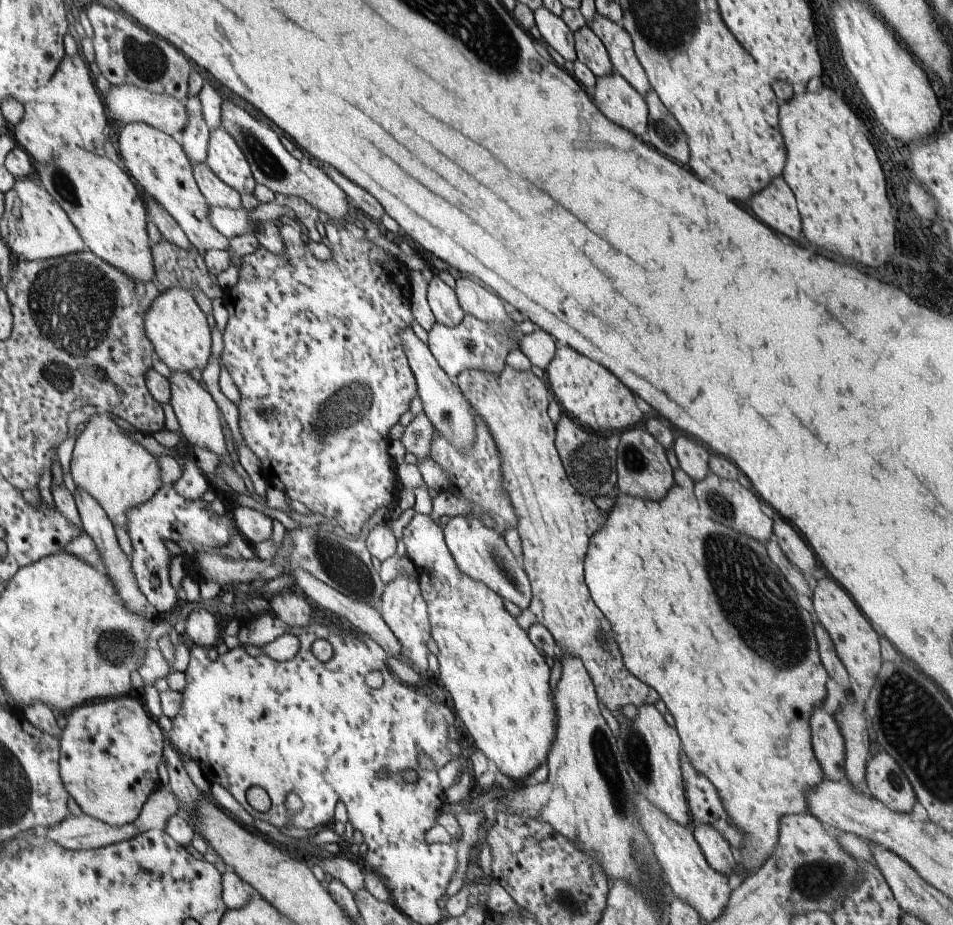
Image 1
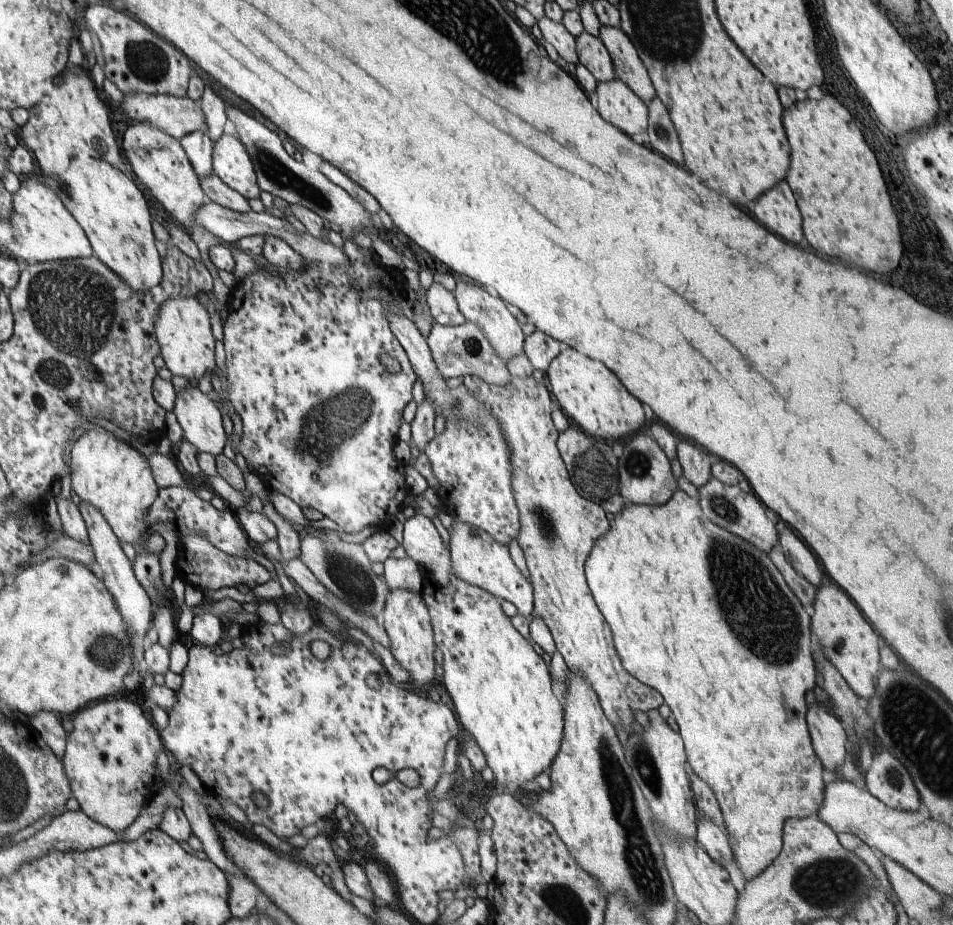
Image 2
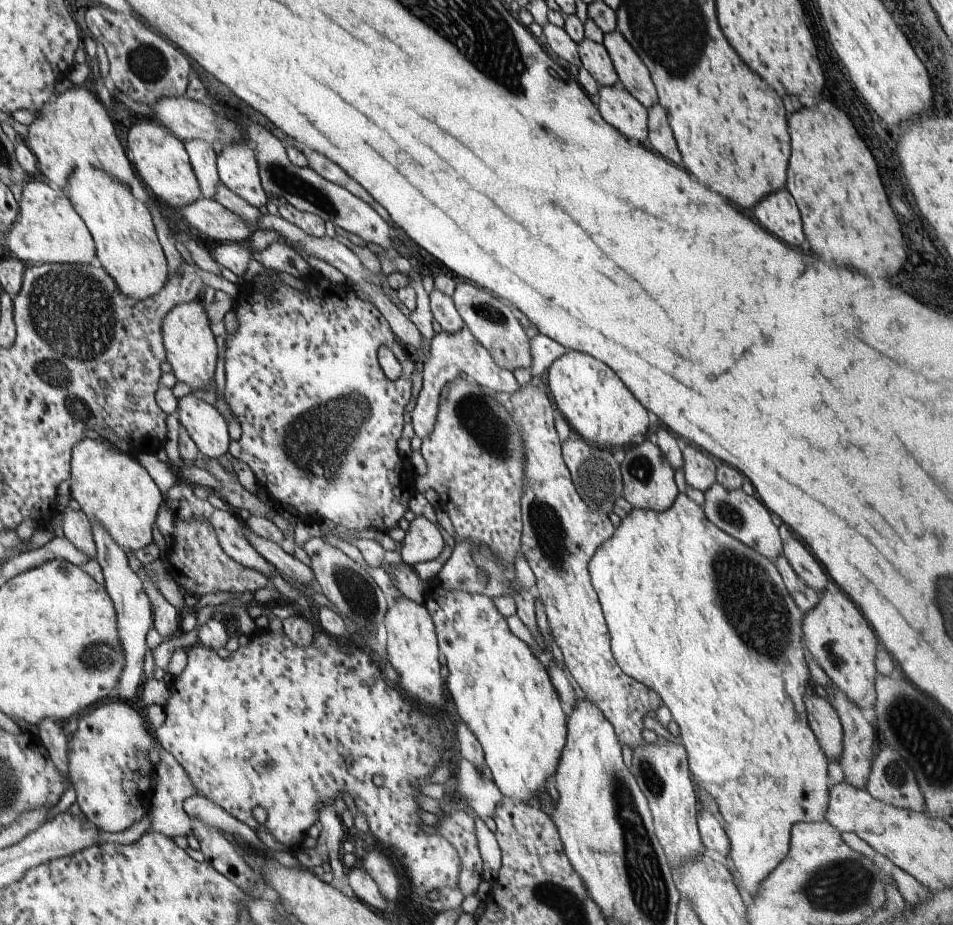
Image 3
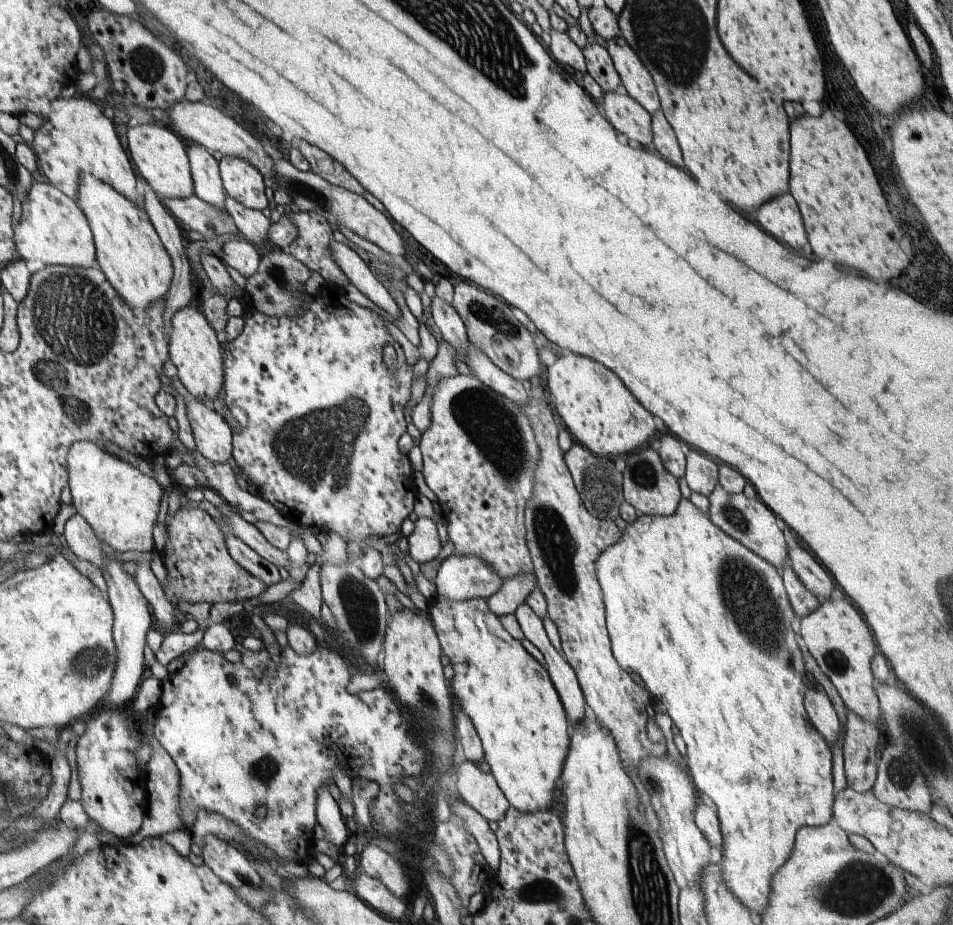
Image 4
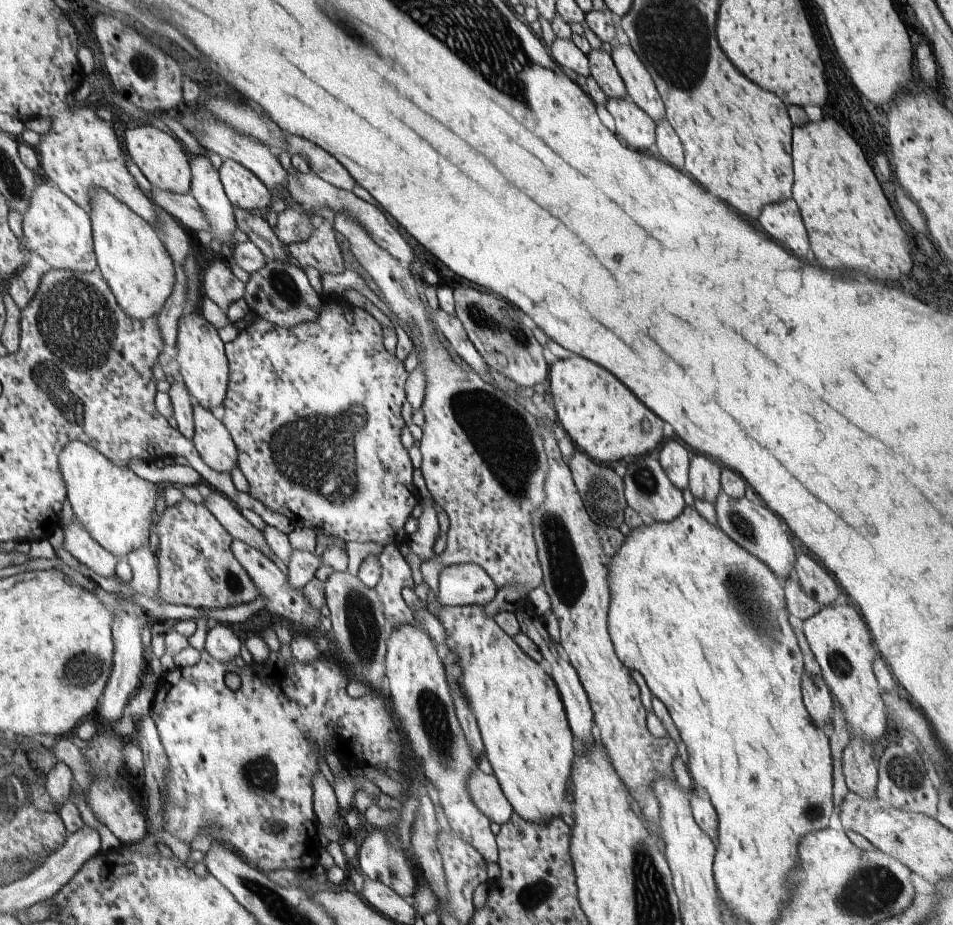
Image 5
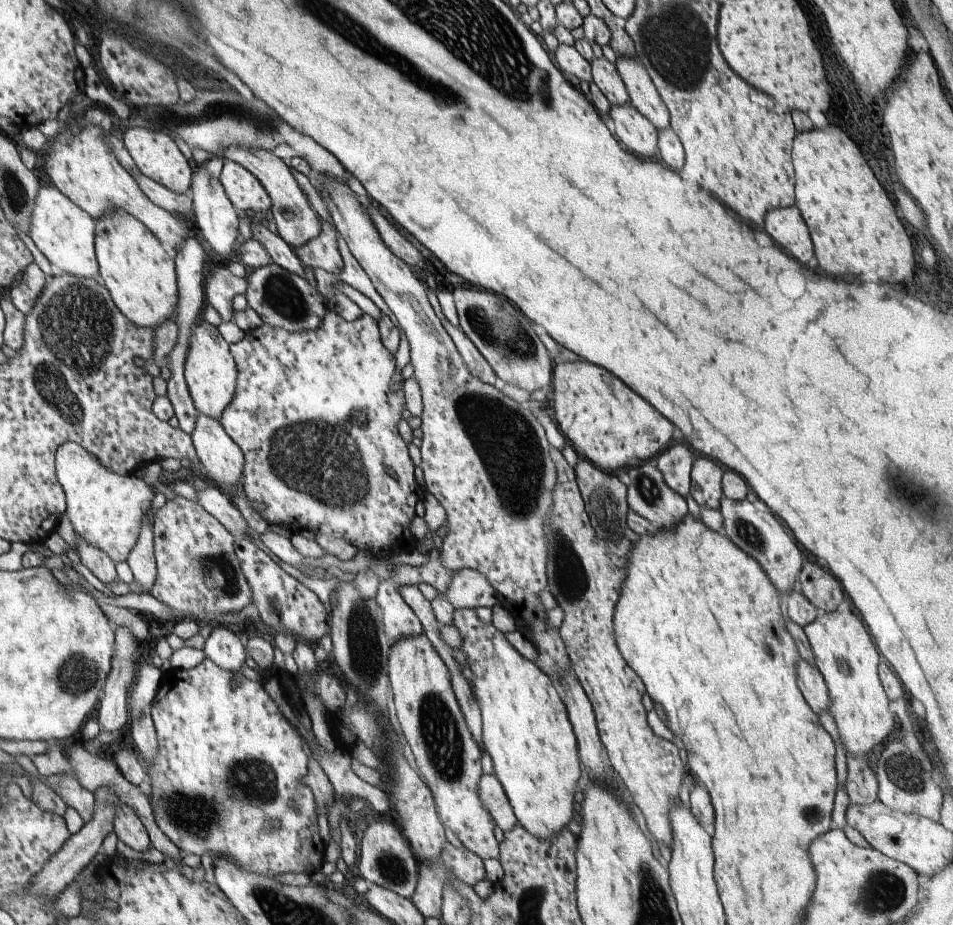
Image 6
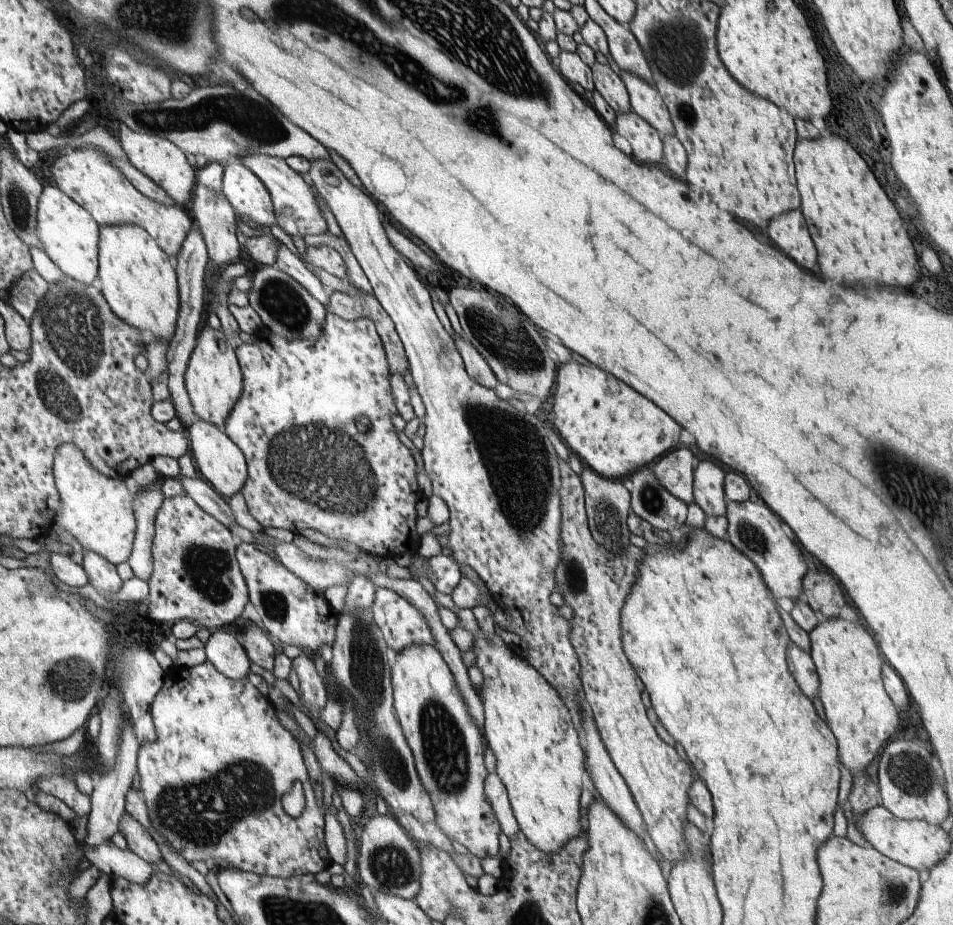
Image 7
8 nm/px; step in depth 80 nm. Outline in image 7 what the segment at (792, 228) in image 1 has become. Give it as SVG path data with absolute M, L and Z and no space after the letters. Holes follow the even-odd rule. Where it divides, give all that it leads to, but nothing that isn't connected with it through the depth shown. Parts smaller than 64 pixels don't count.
M799 210L778 214L768 224L768 236L788 258L798 262L798 266L806 270L814 270L816 266L816 248L808 234L806 219Z

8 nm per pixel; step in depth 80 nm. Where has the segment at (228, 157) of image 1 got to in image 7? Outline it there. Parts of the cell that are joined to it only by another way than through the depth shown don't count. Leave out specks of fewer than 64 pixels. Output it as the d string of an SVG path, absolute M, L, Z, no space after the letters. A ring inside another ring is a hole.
M230 158L223 167L222 188L224 196L232 205L234 212L246 221L252 219L263 227L271 227L276 224L274 205L268 189L262 181L238 159Z

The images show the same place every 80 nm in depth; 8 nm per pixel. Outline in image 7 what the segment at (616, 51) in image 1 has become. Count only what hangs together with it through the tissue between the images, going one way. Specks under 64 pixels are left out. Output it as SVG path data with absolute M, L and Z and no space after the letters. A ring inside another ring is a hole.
M622 70L621 79L628 91L632 110L653 126L662 137L674 135L675 128L669 110L657 88L630 71Z

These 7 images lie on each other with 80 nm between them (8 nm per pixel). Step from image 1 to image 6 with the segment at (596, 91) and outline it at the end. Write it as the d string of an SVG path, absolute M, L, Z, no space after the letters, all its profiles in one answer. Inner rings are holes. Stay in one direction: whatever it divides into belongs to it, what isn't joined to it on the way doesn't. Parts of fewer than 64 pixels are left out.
M628 102L611 106L609 114L614 120L615 136L630 153L652 158L658 152L657 128L634 105Z

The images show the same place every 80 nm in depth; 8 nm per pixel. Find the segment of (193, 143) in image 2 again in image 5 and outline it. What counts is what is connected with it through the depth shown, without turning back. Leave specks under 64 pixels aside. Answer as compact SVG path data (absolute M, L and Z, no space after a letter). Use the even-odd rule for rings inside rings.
M201 153L199 155L190 154L189 163L191 166L191 190L190 192L195 196L198 204L201 206L209 225L211 226L212 238L220 239L222 245L224 242L234 242L233 232L237 228L235 216L233 213L233 206L226 196L220 175L212 161Z

